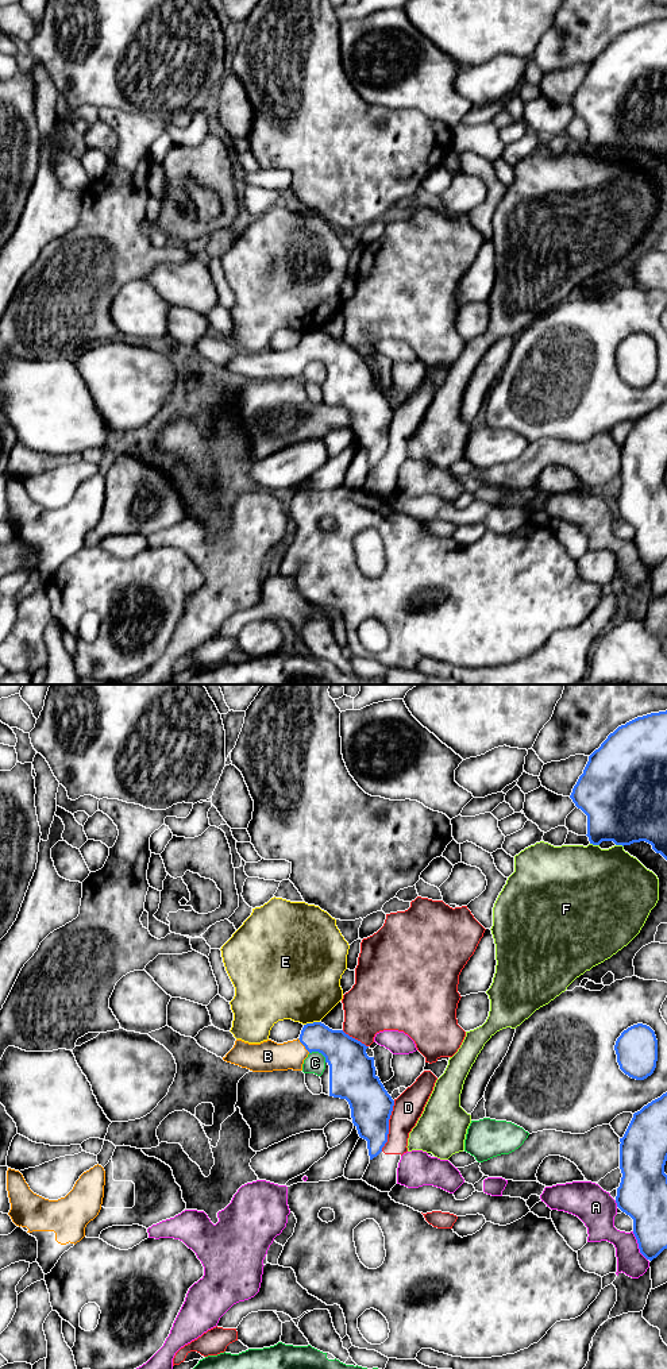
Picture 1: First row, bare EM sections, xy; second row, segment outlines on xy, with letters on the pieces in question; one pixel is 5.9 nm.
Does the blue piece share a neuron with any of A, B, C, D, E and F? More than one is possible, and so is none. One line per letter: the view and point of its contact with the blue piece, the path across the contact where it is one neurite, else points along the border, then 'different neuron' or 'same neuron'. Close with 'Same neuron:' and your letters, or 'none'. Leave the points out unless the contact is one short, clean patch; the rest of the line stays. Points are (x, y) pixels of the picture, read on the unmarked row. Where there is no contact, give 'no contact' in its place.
A: meets blue in xy at (639, 555); different neuron
B: meets blue in xy at (303, 353); runs through xy (343, 362), (332, 353), (303, 353), (288, 365), (268, 365); same neuron
C: meets blue in xy at (319, 361); different neuron
D: meets blue in xy at (388, 435); different neuron
E: meets blue in xy at (311, 332); different neuron
F: meets blue in xy at (594, 153); different neuron
Same neuron: B

